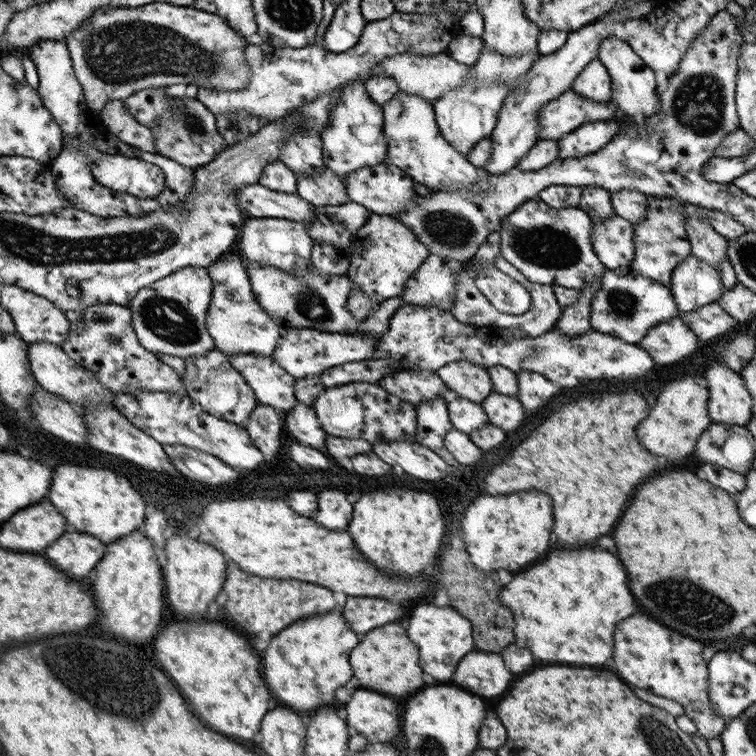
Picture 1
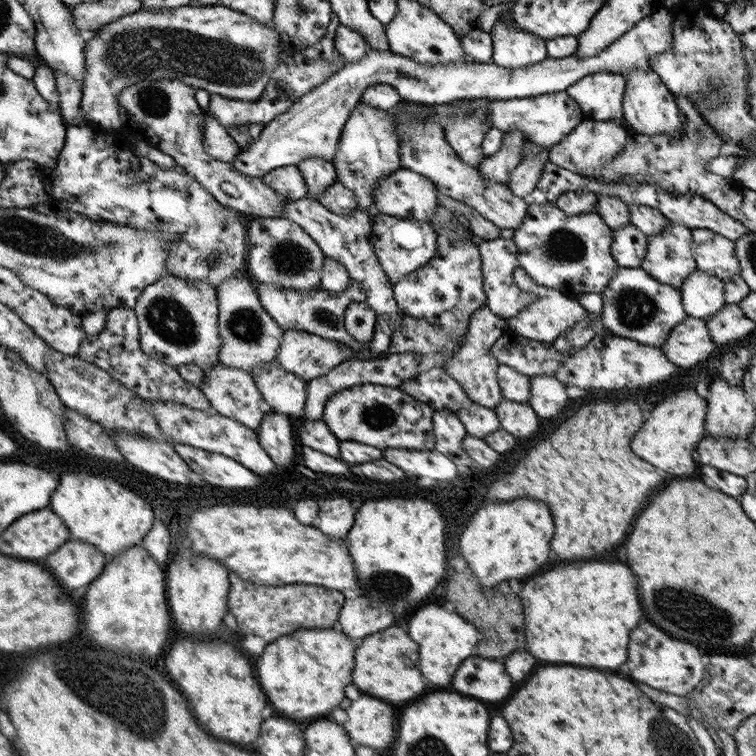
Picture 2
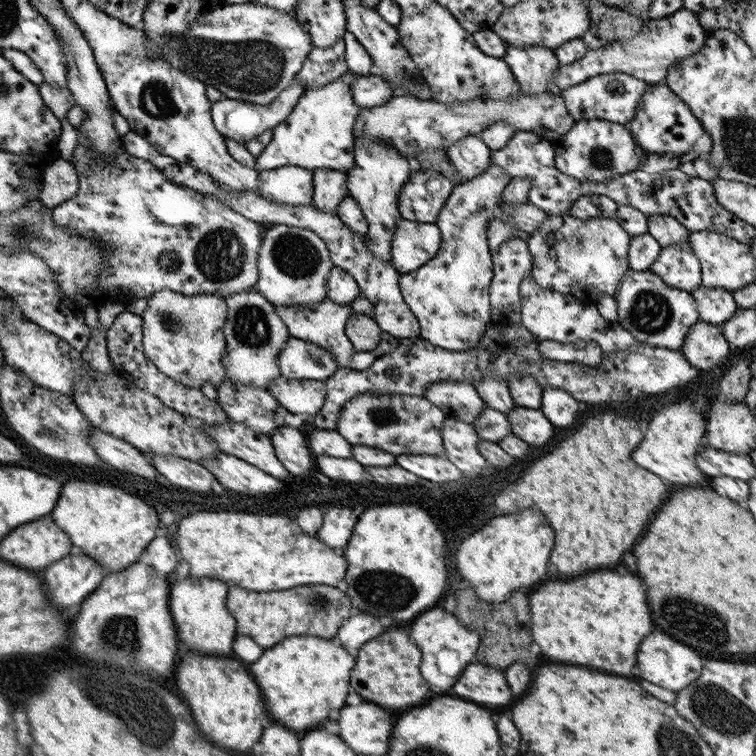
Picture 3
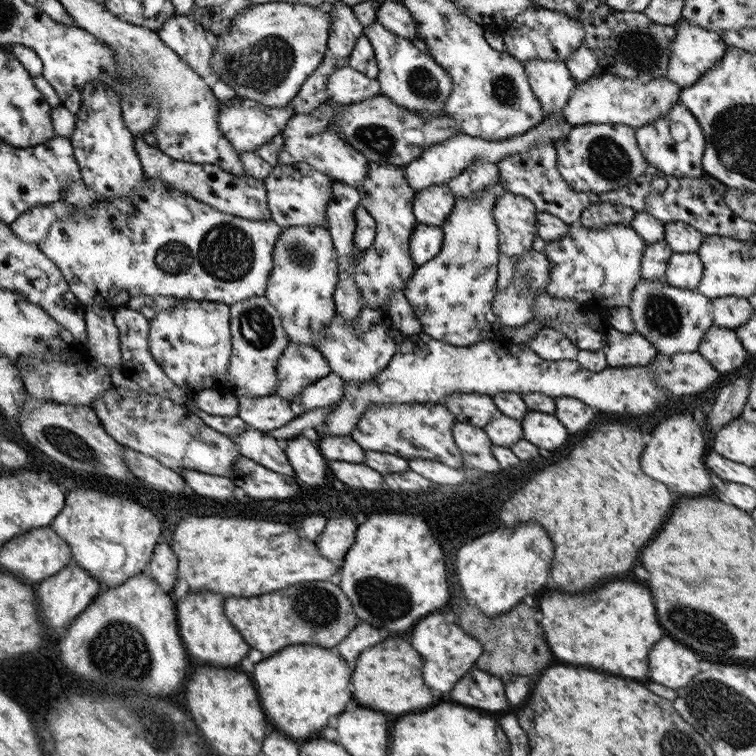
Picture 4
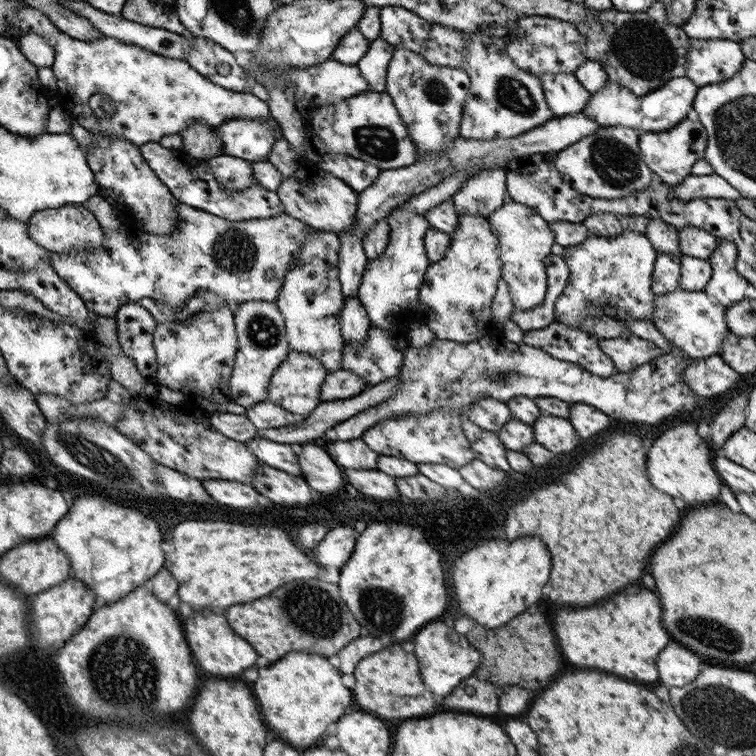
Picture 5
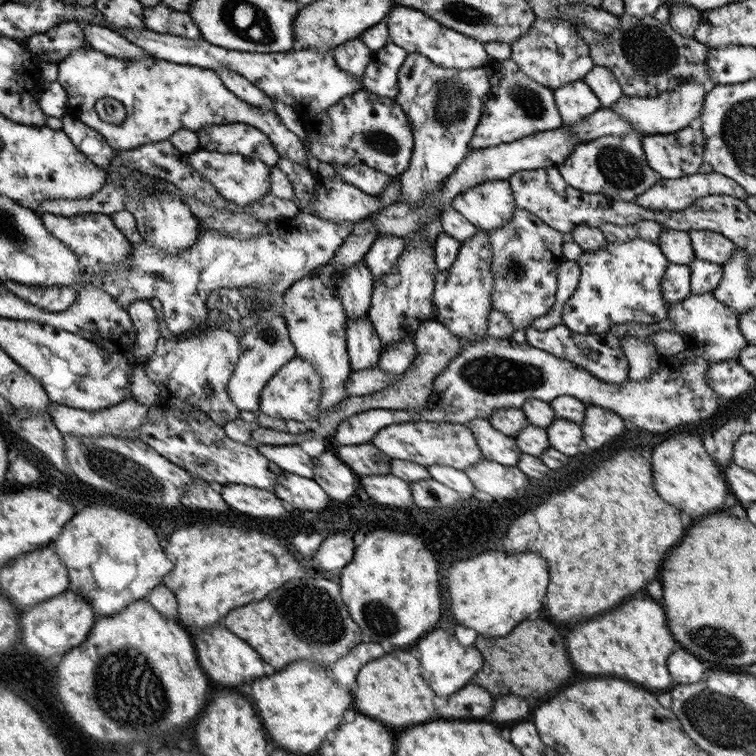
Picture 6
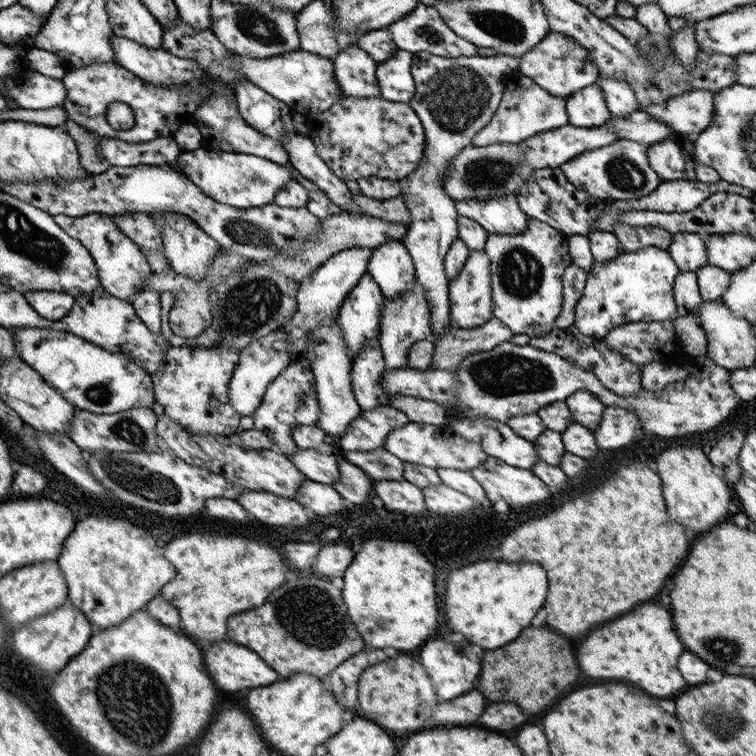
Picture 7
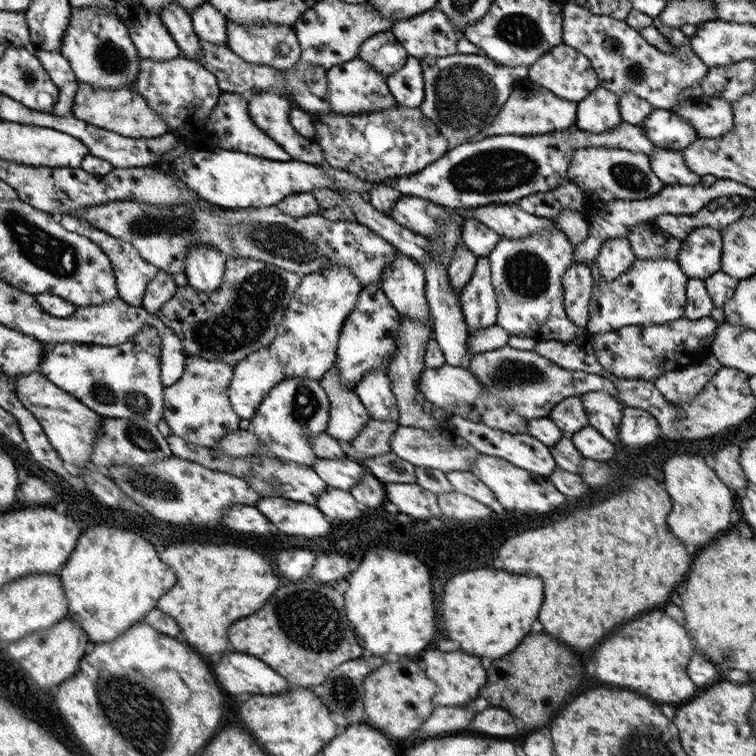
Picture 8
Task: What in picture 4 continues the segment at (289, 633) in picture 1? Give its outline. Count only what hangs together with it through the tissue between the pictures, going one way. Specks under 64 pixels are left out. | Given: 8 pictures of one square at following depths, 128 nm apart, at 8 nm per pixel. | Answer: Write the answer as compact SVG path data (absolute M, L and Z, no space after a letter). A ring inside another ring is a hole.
M311 644L287 646L271 658L261 660L255 666L255 672L251 672L251 680L267 720L281 734L298 743L315 736L317 732L320 734L327 724L327 718L339 716L345 710L345 704L351 700L351 692L347 690L347 664L329 648L323 650Z

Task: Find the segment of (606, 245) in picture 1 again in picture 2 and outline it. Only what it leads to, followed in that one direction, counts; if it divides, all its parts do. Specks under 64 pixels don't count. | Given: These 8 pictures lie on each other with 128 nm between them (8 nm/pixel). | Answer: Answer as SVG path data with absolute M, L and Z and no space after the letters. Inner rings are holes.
M631 224L621 228L611 229L611 258L617 266L623 268L637 268L643 262L647 252L647 236Z

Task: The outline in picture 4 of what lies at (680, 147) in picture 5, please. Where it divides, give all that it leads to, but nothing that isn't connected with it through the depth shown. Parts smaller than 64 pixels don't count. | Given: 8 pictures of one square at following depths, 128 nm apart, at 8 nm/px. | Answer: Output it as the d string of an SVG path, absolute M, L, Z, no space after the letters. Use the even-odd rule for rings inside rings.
M675 102L665 116L651 124L635 127L634 135L644 161L649 162L661 174L677 178L701 177L705 137L697 119L680 102Z

